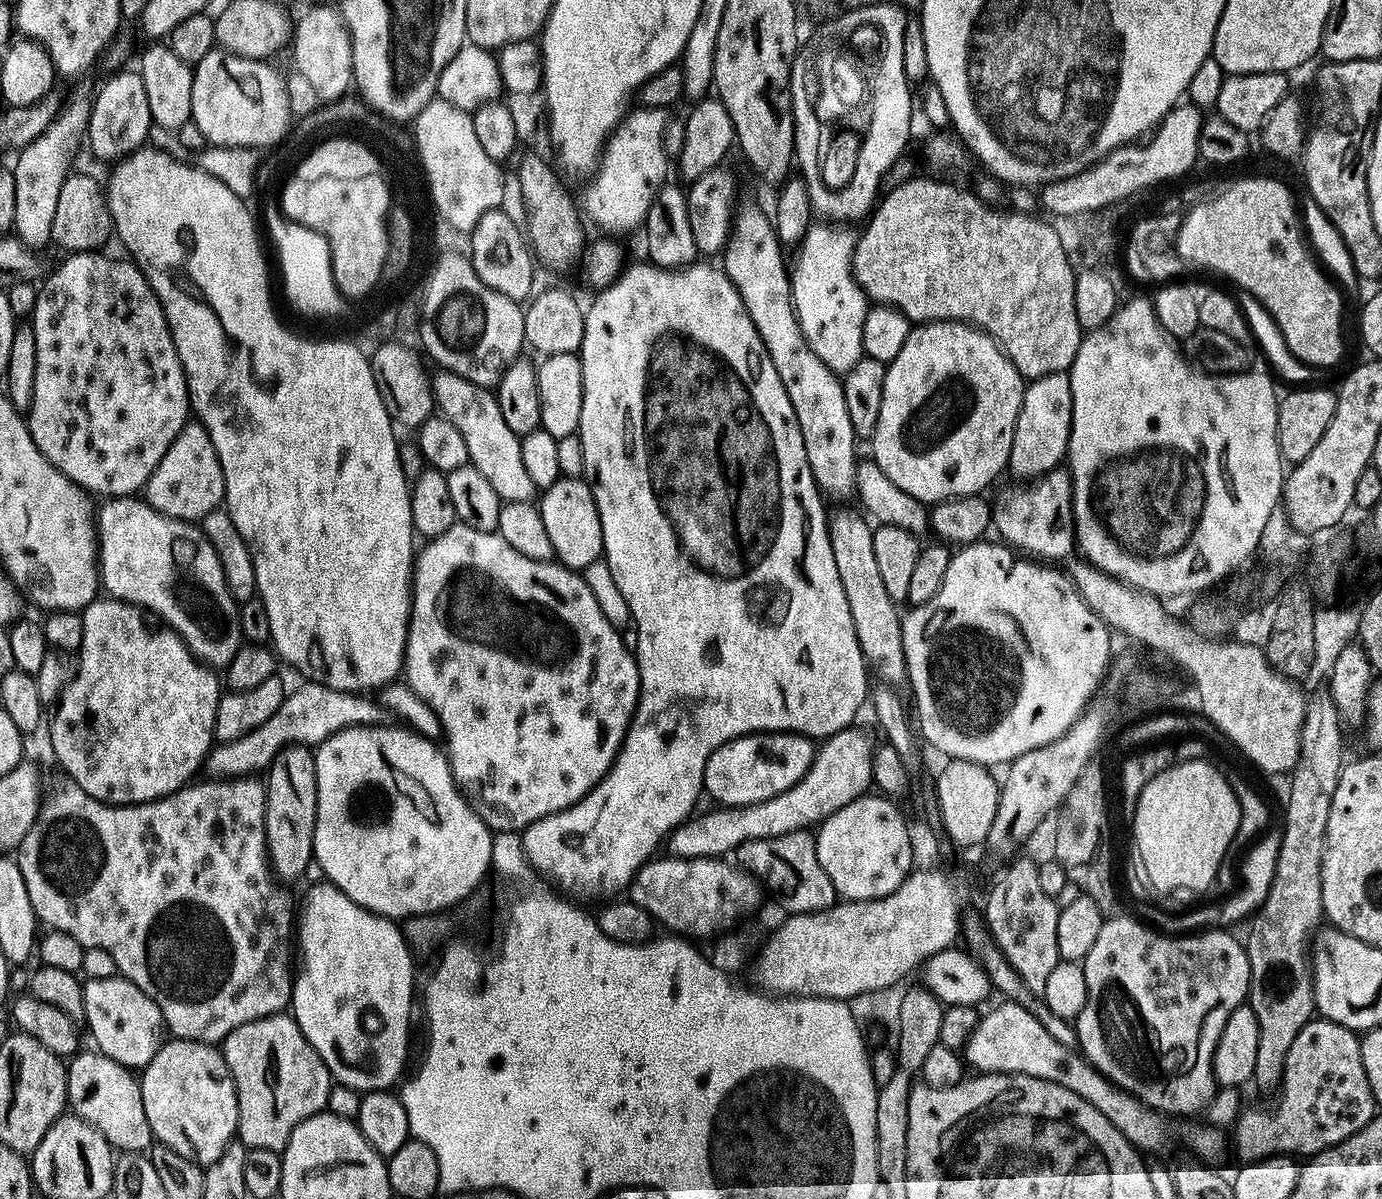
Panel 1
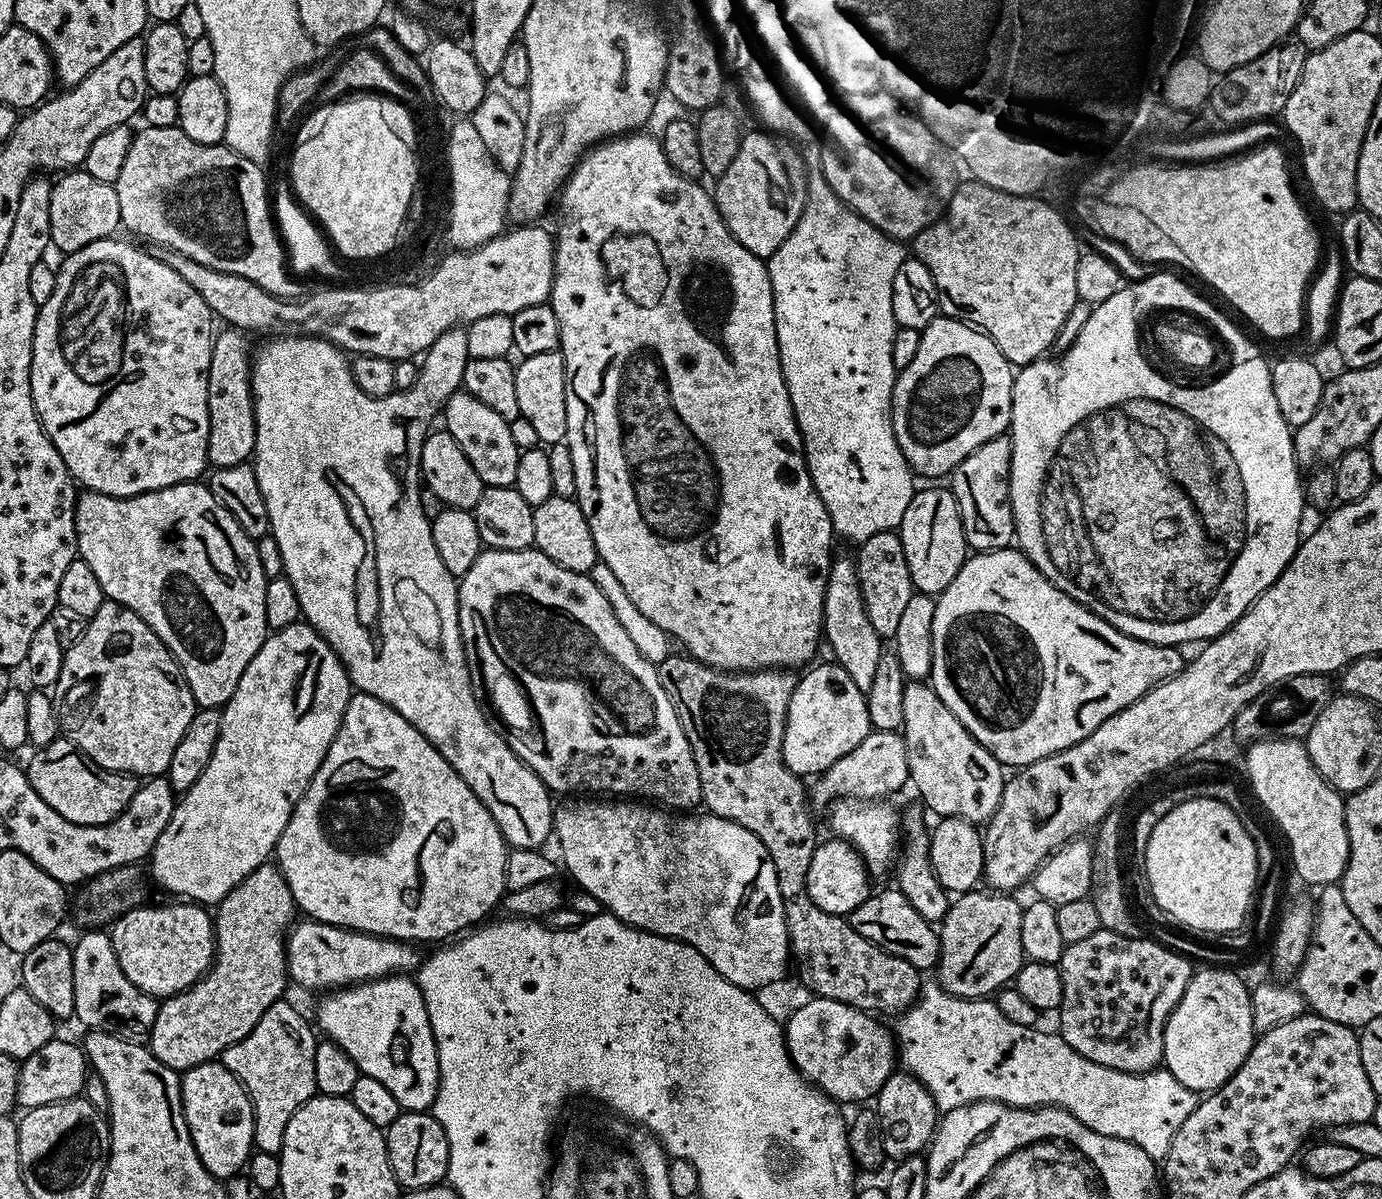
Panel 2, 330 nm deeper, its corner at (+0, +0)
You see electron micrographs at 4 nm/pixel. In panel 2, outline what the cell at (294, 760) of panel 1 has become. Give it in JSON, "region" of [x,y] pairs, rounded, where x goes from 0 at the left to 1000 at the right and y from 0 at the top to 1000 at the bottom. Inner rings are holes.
{"region":[[[192,719],[190,722],[185,724],[185,726],[175,736],[172,736],[172,739],[169,739],[169,742],[166,742],[166,746],[164,746],[164,749],[161,749],[158,754],[156,755],[155,773],[156,776],[156,799],[153,807],[151,807],[141,821],[139,821],[134,826],[134,827],[130,827],[129,829],[121,832],[121,833],[119,833],[113,842],[111,856],[106,865],[106,871],[106,873],[109,874],[111,882],[114,886],[117,886],[120,889],[123,889],[126,892],[127,894],[132,896],[135,894],[137,891],[156,885],[164,874],[169,872],[169,869],[178,866],[178,862],[181,862],[181,859],[184,859],[184,856],[188,852],[190,846],[192,846],[192,842],[195,842],[195,839],[199,837],[200,834],[206,830],[205,823],[209,823],[210,815],[208,812],[207,781],[212,773],[213,768],[215,766],[213,764],[216,764],[216,758],[213,752],[213,749],[210,746],[210,739],[207,736],[207,732],[203,727],[202,723],[197,719]]]}

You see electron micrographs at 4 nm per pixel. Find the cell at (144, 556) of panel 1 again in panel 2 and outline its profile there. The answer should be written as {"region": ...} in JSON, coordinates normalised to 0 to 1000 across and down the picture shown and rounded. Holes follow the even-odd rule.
{"region":[[[137,402],[135,404],[127,404],[120,405],[117,409],[111,409],[106,412],[99,414],[77,414],[73,410],[59,410],[55,415],[55,460],[57,466],[68,475],[68,479],[73,487],[76,498],[100,512],[111,529],[122,540],[123,545],[130,553],[133,558],[133,565],[137,573],[139,573],[139,581],[143,591],[158,590],[161,591],[165,583],[169,579],[172,572],[172,565],[175,565],[175,559],[181,555],[181,549],[187,545],[190,535],[195,529],[194,520],[192,519],[192,489],[194,488],[194,480],[190,475],[190,469],[187,465],[185,451],[182,450],[169,435],[166,425],[155,415],[155,412],[151,409],[150,403]]]}

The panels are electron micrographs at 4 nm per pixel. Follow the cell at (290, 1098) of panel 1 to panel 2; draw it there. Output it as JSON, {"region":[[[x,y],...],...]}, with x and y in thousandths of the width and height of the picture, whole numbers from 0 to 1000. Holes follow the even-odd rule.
{"region":[[[203,832],[197,837],[184,859],[161,879],[161,886],[174,898],[174,904],[179,909],[184,936],[182,953],[190,961],[202,962],[210,932],[225,914],[229,913],[227,879],[230,864],[226,855],[220,852],[219,846],[207,835]]]}

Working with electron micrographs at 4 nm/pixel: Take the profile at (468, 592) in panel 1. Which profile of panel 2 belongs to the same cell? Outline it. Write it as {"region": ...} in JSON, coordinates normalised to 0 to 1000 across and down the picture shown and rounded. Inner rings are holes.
{"region":[[[387,455],[378,459],[360,459],[351,456],[346,462],[346,465],[343,465],[343,472],[340,472],[340,475],[337,475],[337,479],[332,481],[331,519],[337,552],[342,563],[342,573],[344,574],[345,581],[352,588],[352,593],[358,598],[356,601],[356,608],[365,616],[369,626],[372,626],[373,631],[381,641],[389,646],[389,649],[396,656],[397,661],[439,662],[443,666],[467,664],[469,666],[467,668],[474,669],[483,676],[501,676],[503,675],[501,674],[503,671],[507,670],[508,652],[505,652],[505,639],[502,636],[502,629],[499,626],[491,595],[482,575],[479,575],[475,555],[470,553],[463,545],[462,539],[459,539],[458,534],[453,530],[450,519],[447,519],[444,509],[441,509],[441,502],[438,502],[438,495],[433,492],[428,480],[410,475],[410,472],[404,472],[404,469],[398,469],[398,465],[395,465],[395,462],[392,462]]]}

